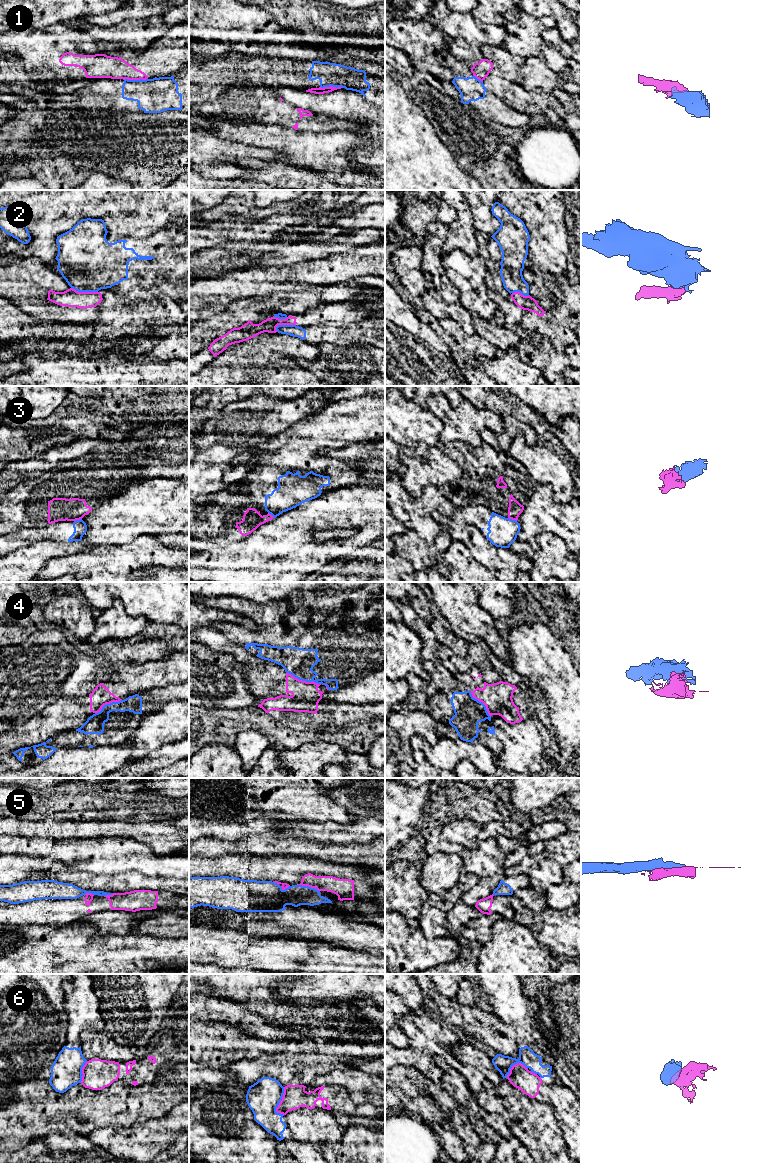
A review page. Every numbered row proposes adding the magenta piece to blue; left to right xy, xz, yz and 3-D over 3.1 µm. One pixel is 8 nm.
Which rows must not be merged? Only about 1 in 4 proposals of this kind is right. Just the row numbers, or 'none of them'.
1, 2, 3, 4, 5, 6

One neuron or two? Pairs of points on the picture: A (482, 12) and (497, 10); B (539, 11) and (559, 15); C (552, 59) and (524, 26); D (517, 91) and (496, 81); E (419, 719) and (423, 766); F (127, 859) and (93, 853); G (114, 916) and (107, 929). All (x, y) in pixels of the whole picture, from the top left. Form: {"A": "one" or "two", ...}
{"A": "one", "B": "one", "C": "one", "D": "one", "E": "two", "F": "one", "G": "one"}

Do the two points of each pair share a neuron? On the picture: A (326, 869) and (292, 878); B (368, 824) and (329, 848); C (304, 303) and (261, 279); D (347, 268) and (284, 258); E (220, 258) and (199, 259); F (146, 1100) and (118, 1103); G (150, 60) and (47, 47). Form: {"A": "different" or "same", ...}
{"A": "same", "B": "different", "C": "different", "D": "different", "E": "same", "F": "same", "G": "same"}

